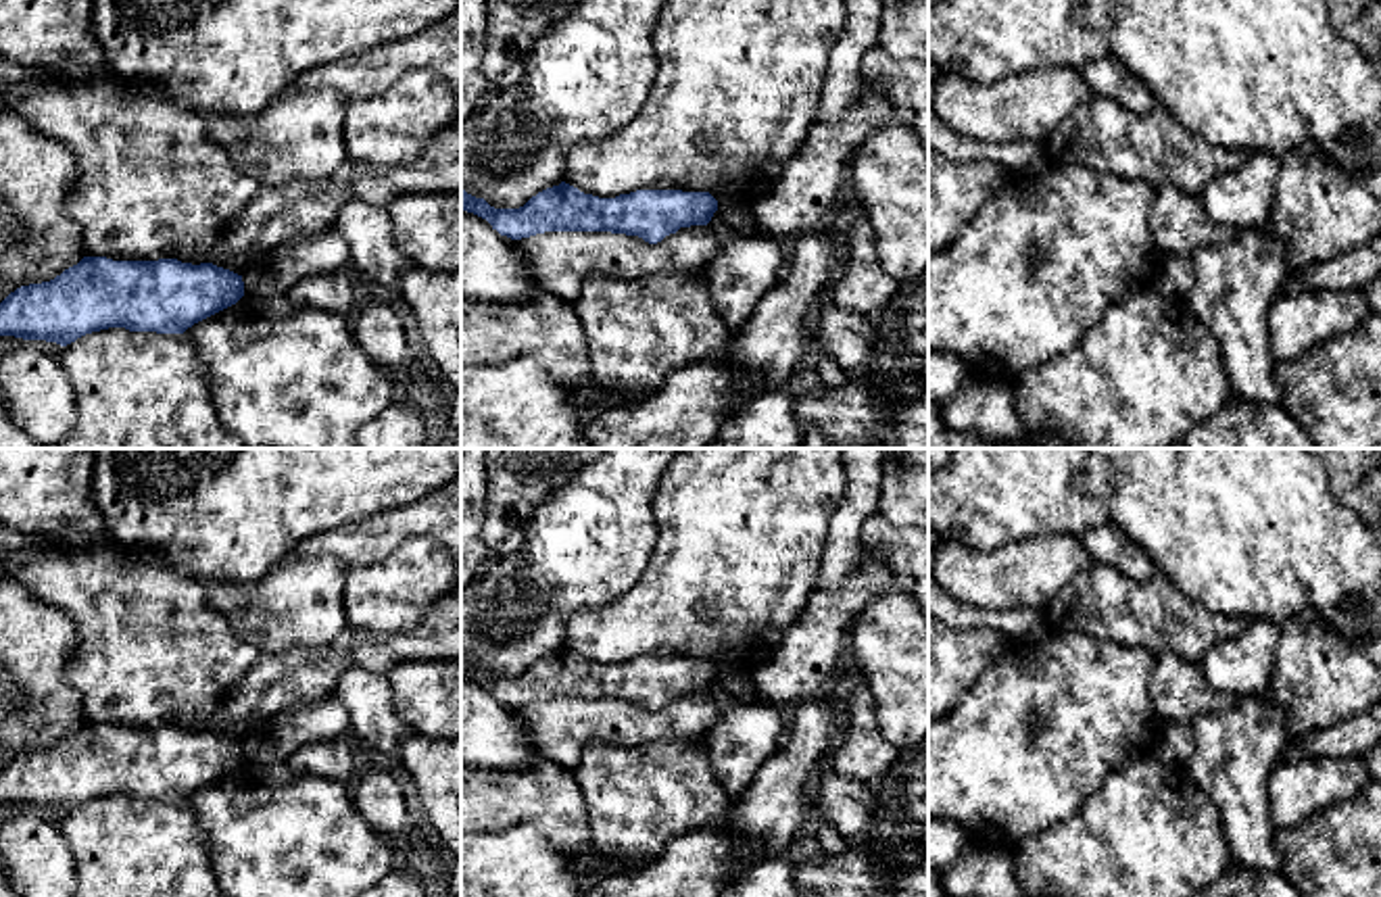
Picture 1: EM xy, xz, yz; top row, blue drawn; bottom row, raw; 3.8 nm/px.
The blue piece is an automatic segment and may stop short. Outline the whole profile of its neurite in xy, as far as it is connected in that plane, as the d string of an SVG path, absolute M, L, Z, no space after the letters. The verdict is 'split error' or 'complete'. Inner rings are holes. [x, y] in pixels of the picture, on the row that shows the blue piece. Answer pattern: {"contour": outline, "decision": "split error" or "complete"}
{"contour": "M83 257L50 282L10 292L0 302L0 336L67 346L108 328L184 334L242 296L242 275L213 263Z", "decision": "complete"}

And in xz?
{"contour": "M561 181L532 196L519 209L494 209L461 190L461 211L486 219L511 240L544 232L611 232L661 242L680 227L707 225L718 211L709 192L636 190L599 198Z", "decision": "complete"}

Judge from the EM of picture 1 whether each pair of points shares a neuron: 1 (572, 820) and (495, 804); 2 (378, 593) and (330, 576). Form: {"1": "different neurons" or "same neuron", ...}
{"1": "same neuron", "2": "different neurons"}

